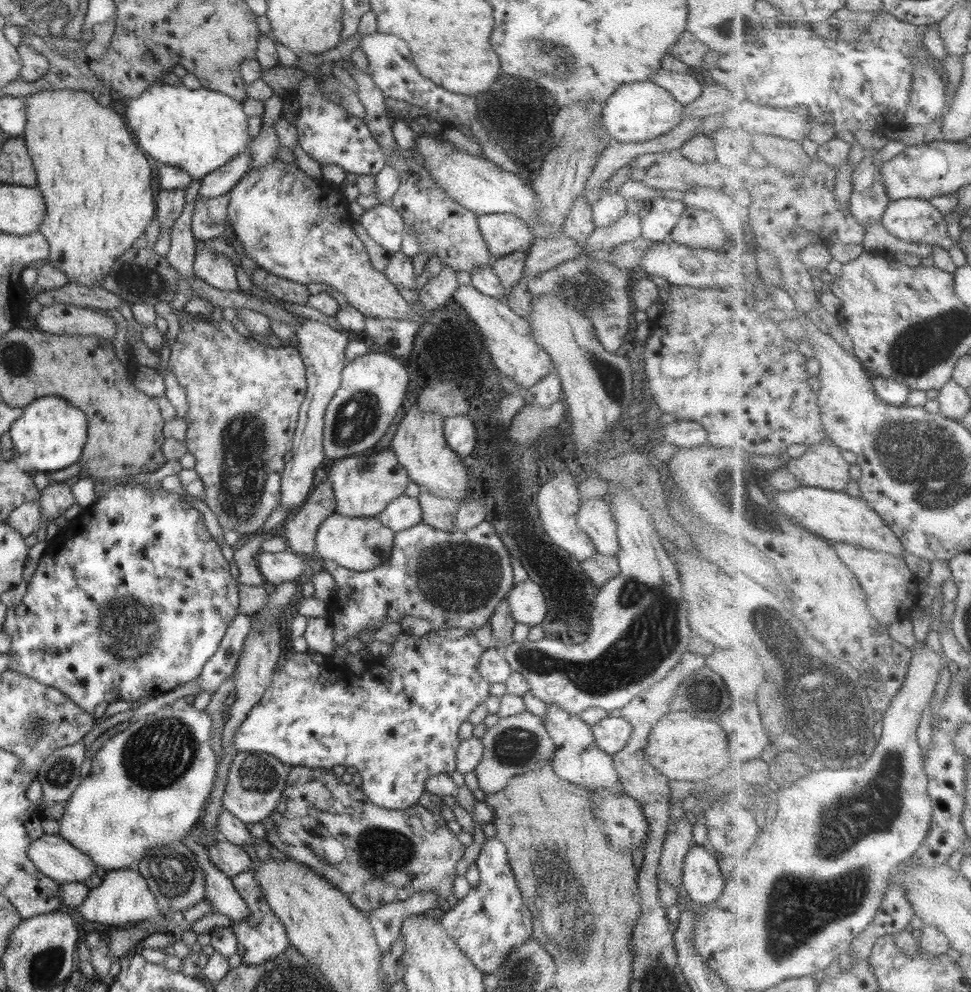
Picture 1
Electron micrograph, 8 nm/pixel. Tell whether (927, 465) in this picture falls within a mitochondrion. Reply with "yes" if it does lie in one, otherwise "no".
yes

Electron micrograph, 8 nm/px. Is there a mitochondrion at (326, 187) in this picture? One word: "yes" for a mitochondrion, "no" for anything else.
no

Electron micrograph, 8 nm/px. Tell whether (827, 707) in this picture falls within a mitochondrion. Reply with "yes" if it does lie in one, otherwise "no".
yes

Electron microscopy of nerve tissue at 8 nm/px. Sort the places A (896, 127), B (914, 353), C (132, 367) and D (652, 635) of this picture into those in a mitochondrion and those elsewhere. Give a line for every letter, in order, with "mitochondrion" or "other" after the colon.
A: other
B: mitochondrion
C: other
D: mitochondrion

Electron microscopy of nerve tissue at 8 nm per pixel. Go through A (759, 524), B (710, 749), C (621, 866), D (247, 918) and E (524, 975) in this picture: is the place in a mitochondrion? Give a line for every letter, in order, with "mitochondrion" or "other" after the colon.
A: mitochondrion
B: other
C: other
D: other
E: mitochondrion

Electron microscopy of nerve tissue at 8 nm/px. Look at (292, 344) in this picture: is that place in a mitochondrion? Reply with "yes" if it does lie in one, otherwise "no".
no

